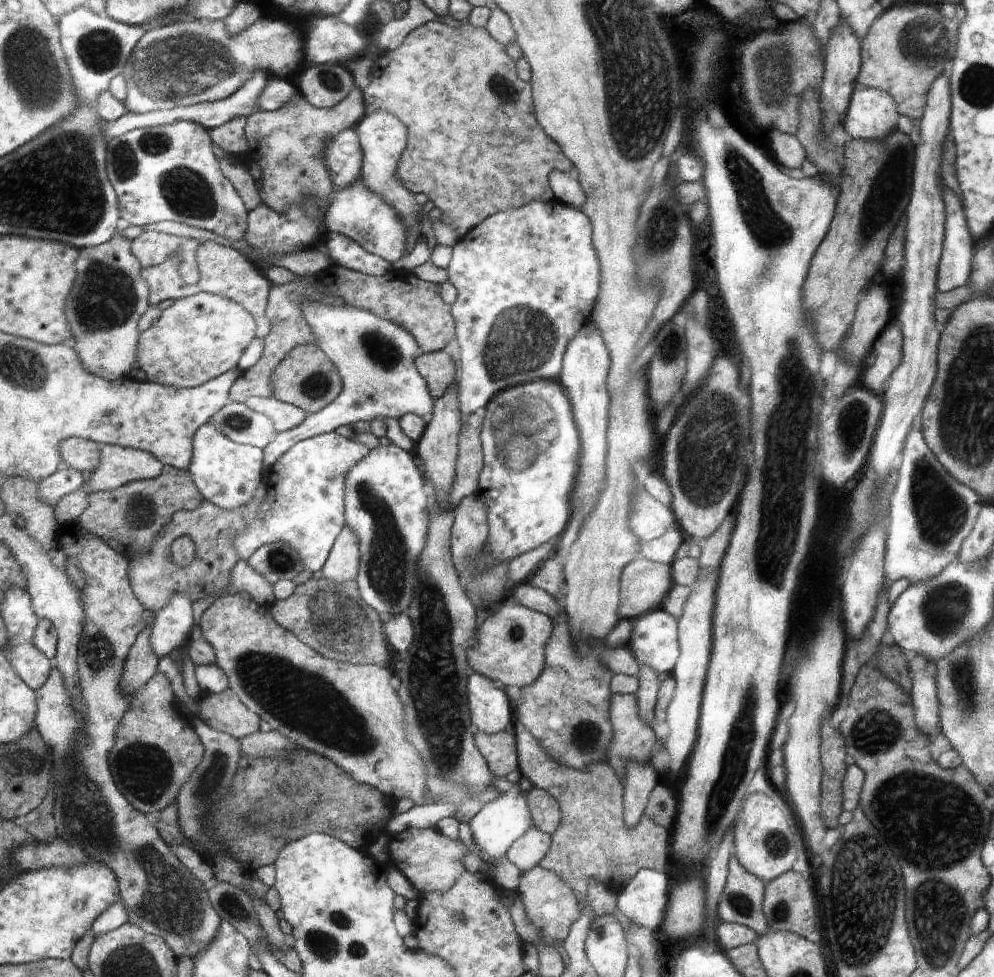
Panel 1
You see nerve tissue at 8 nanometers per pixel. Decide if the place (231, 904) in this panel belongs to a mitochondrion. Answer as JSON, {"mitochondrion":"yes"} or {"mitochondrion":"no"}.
{"mitochondrion":"yes"}

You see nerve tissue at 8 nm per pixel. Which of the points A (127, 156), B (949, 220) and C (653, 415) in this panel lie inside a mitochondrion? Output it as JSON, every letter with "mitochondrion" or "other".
{"A":"mitochondrion","B":"other","C":"other"}

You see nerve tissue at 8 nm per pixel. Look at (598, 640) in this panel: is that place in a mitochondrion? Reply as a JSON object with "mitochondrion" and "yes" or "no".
{"mitochondrion":"no"}

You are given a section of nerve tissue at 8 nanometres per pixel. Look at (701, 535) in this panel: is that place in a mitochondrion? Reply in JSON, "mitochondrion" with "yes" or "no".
{"mitochondrion":"no"}

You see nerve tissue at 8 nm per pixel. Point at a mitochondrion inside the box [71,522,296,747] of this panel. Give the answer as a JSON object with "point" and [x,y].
{"point":[100,655]}

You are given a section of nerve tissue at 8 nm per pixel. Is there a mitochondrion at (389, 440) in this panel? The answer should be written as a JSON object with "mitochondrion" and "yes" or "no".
{"mitochondrion":"no"}

